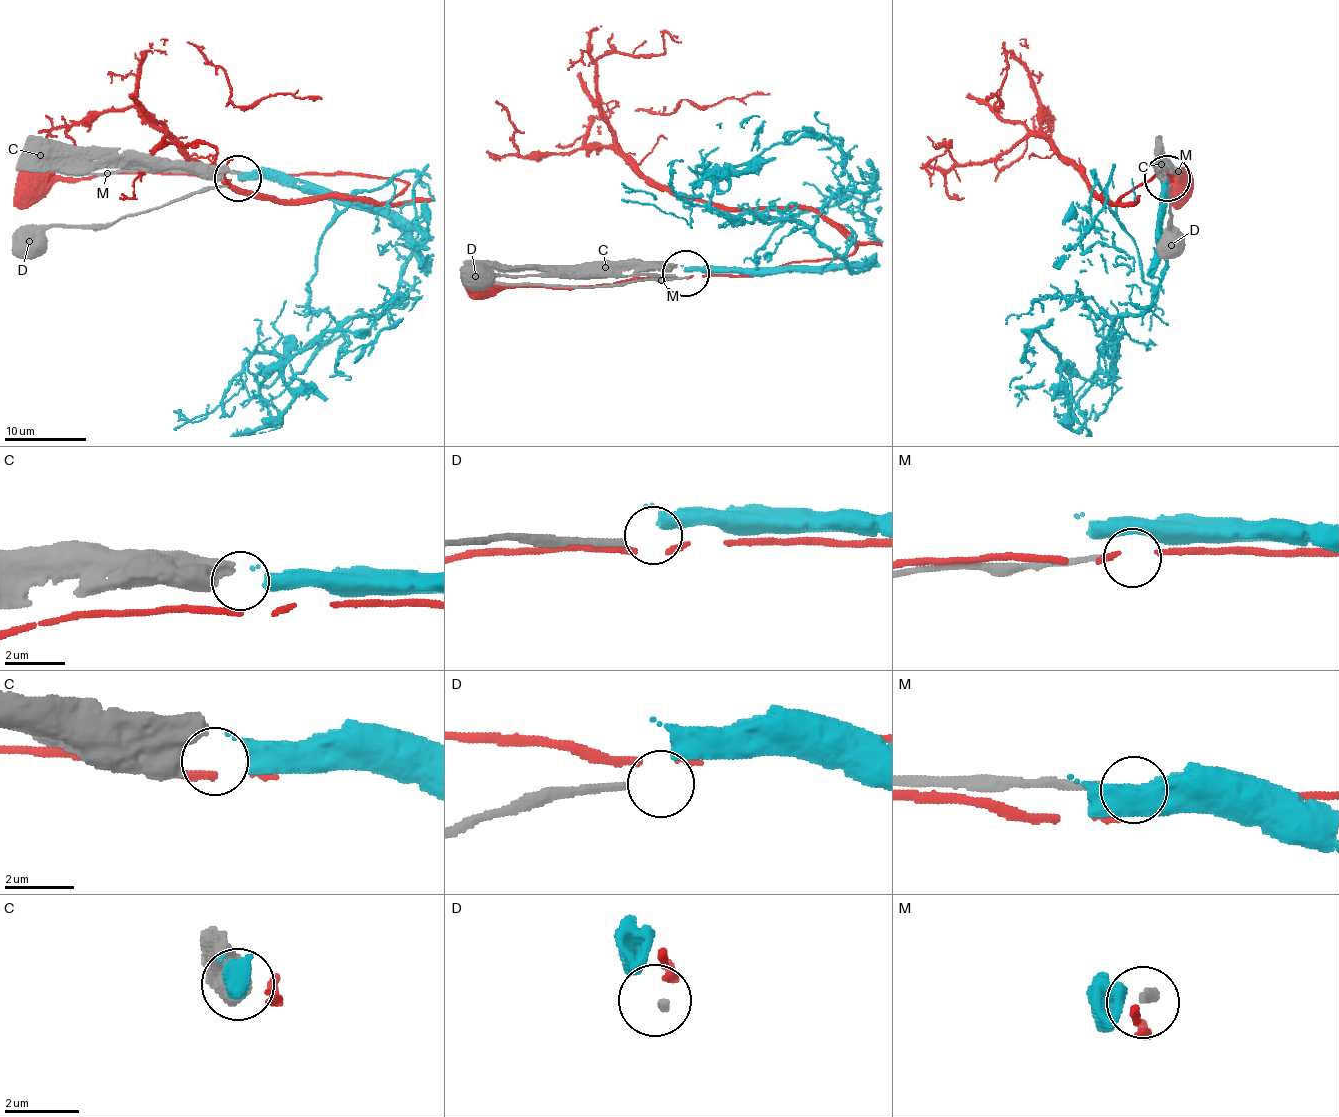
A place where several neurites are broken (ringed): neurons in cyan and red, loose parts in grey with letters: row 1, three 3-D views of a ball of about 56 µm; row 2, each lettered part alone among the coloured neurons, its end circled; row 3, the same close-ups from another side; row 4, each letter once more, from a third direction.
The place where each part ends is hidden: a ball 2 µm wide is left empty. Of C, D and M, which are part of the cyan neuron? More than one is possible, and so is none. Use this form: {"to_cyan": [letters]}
{"to_cyan": ["C"]}

